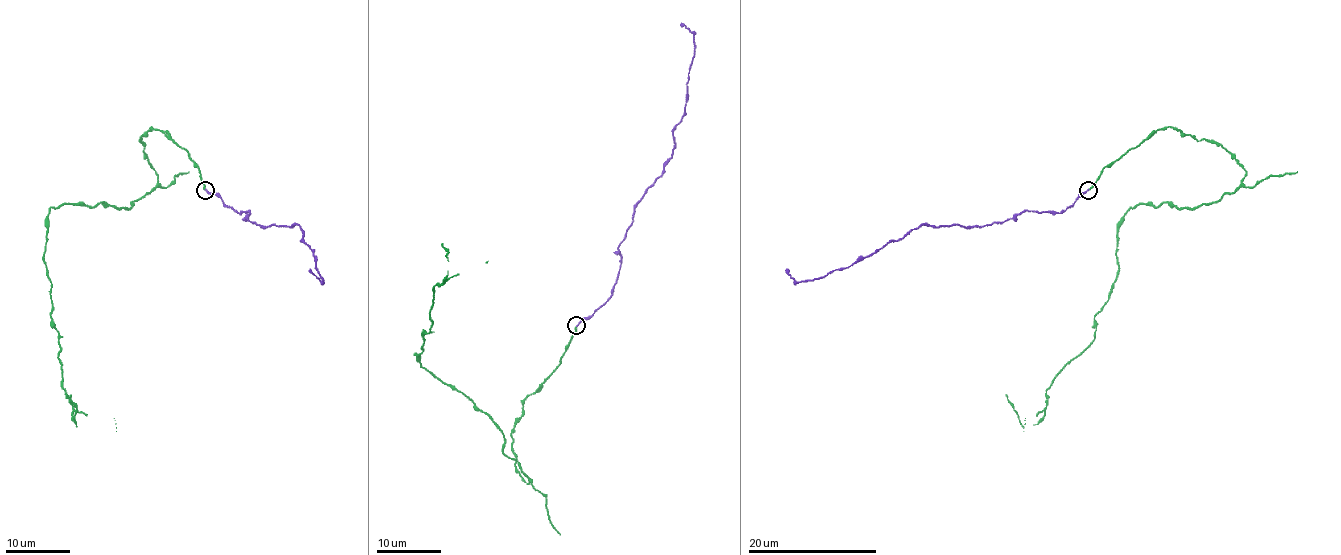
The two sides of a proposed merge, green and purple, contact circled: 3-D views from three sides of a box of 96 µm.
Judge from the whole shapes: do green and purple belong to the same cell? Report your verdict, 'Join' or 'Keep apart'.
Join

